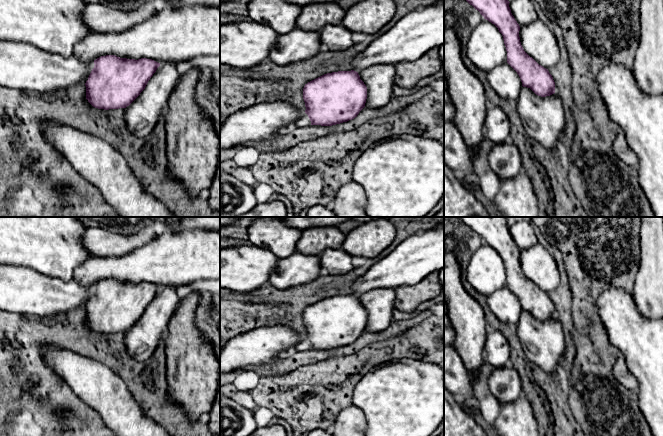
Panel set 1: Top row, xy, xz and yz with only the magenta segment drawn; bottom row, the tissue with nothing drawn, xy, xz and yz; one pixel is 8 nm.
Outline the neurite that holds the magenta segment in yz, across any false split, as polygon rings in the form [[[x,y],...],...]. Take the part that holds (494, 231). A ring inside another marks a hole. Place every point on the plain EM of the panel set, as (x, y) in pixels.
[[[505,217],[458,218],[478,234],[484,243],[494,248],[503,260],[507,287],[517,296],[523,310],[516,326],[525,355],[545,373],[556,373],[557,363],[562,362],[567,348],[564,329],[560,320],[555,316],[555,306],[548,293],[539,289],[524,275],[519,261],[520,250],[511,237],[510,226]]]

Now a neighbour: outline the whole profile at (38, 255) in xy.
[[[0,217],[0,310],[48,316],[85,308],[90,286],[75,280],[75,269],[90,256],[82,239],[85,228],[77,217]]]

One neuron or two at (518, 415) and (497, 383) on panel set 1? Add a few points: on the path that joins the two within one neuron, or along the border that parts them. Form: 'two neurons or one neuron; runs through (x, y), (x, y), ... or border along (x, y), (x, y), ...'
two neurons; border along (522, 393), (513, 401), (500, 403)

